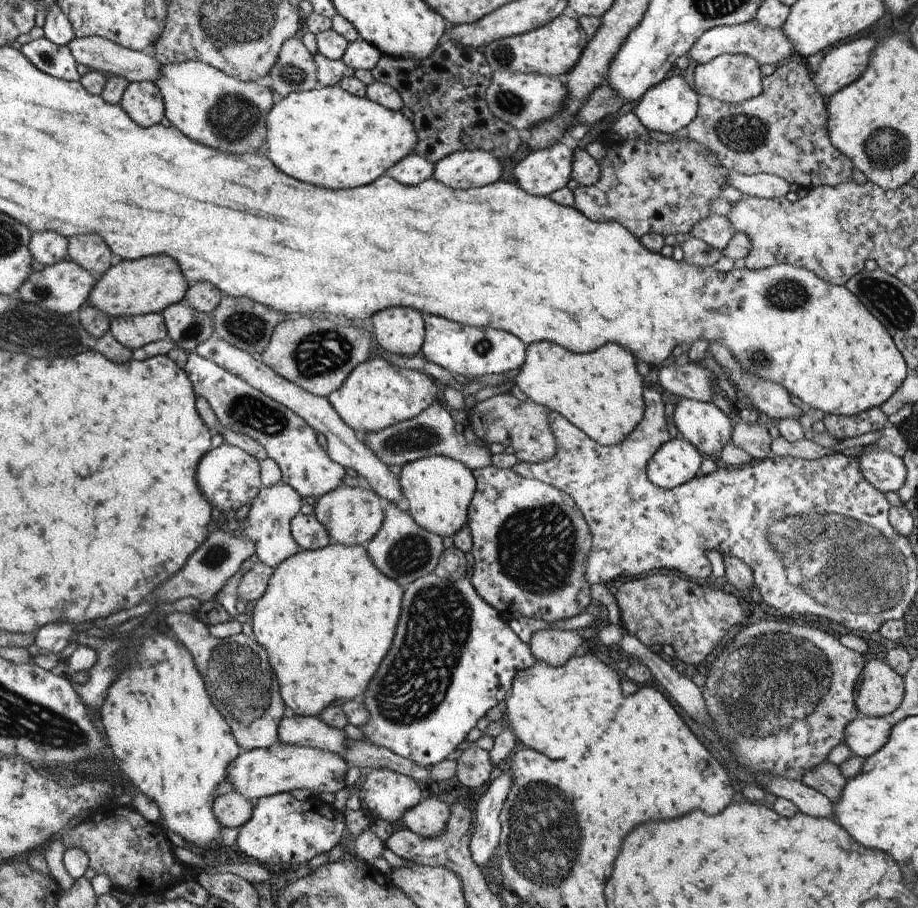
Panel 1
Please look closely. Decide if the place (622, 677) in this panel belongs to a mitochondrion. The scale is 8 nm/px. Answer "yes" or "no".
no

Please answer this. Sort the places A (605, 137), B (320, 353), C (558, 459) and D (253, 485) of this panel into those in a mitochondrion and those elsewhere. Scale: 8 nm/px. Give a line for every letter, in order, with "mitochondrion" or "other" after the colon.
A: other
B: mitochondrion
C: other
D: other

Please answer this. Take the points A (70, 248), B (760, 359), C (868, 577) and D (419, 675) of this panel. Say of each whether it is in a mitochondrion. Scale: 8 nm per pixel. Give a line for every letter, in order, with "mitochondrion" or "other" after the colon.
A: other
B: mitochondrion
C: mitochondrion
D: mitochondrion

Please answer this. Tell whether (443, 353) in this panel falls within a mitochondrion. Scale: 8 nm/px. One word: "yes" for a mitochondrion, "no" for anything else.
no

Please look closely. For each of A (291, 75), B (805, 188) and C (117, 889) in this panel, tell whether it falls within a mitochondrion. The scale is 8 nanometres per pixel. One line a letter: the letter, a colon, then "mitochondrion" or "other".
A: mitochondrion
B: other
C: other

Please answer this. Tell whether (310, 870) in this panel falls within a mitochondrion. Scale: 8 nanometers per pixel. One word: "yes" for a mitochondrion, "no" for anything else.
no

